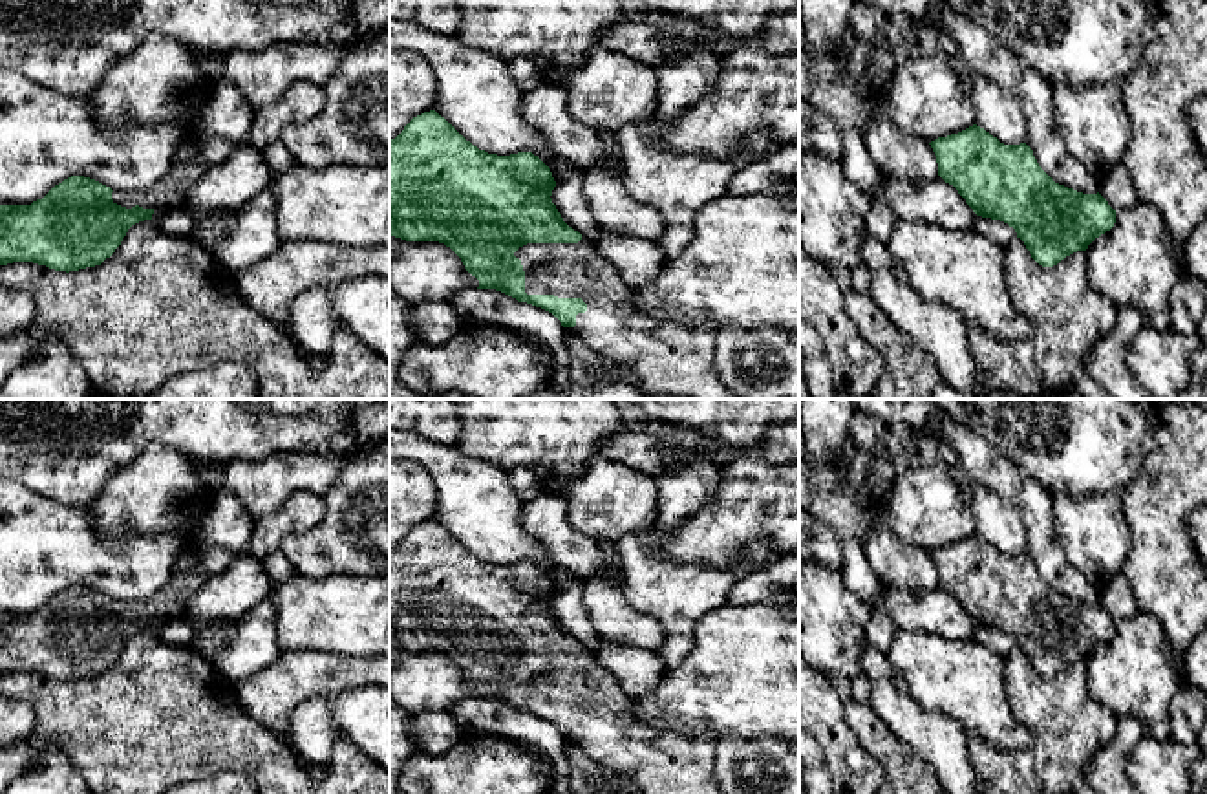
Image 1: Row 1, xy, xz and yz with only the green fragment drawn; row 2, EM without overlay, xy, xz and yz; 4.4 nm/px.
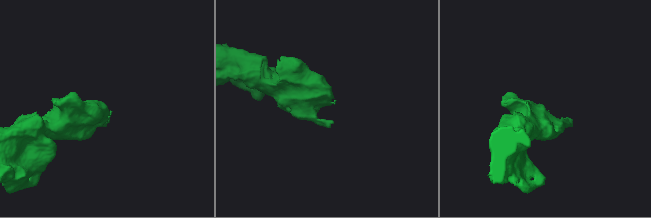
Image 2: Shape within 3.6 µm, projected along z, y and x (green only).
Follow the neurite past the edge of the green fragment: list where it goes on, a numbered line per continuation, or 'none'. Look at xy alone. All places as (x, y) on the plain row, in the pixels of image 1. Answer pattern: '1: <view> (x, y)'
1: xy (302, 511)

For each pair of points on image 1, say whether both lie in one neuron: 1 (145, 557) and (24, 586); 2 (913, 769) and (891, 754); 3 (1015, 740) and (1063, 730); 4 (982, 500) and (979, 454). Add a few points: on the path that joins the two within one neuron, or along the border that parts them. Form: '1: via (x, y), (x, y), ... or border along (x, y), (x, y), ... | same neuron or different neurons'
1: via (116, 564), (66, 564), (53, 577) | same neuron
2: via (907, 769), (897, 760) | same neuron
3: border along (1008, 699), (1032, 738), (1015, 752) | different neurons
4: border along (970, 482), (986, 485), (1017, 507) | different neurons

